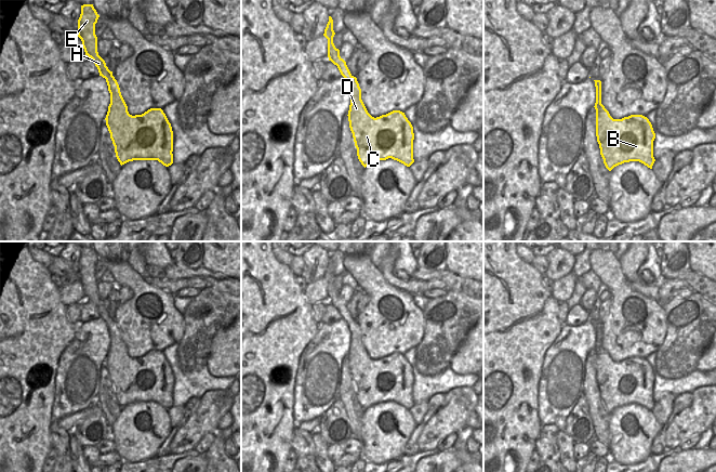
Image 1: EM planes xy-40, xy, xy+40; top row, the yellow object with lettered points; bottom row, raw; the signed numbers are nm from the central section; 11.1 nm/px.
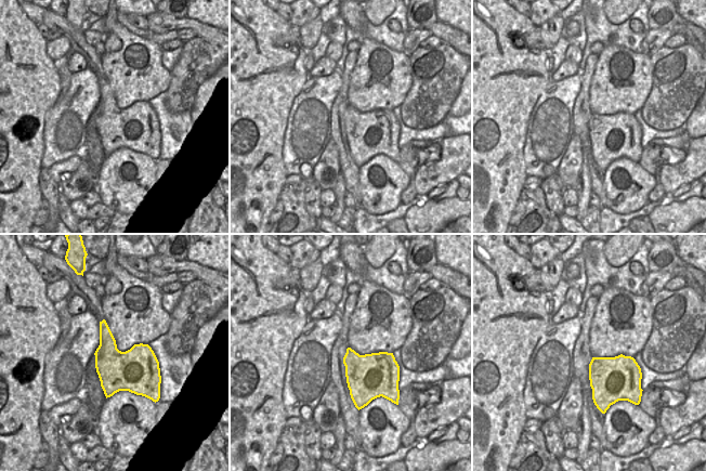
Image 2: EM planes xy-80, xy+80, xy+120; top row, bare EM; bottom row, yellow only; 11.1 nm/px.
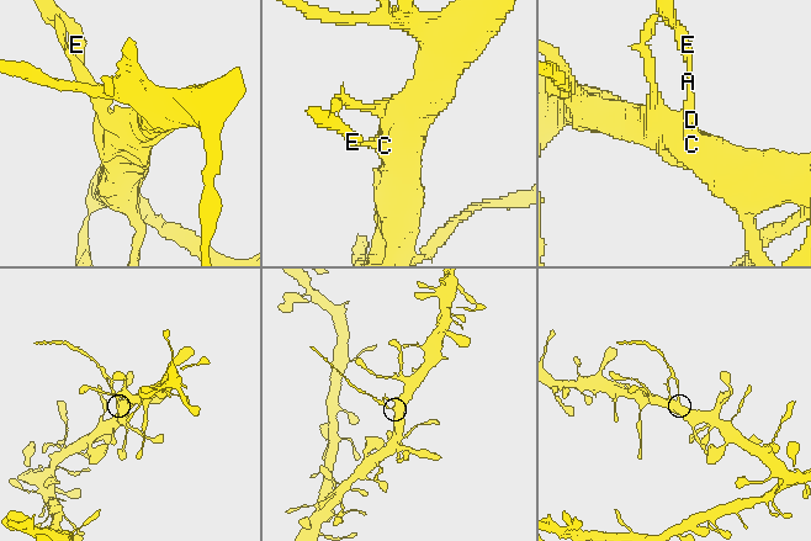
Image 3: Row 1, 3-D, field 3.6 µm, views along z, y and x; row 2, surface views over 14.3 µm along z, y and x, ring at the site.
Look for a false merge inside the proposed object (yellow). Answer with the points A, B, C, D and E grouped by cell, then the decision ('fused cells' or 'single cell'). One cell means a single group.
A E / B C D; fused cells

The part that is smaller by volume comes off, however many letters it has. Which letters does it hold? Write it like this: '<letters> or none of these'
A, E

